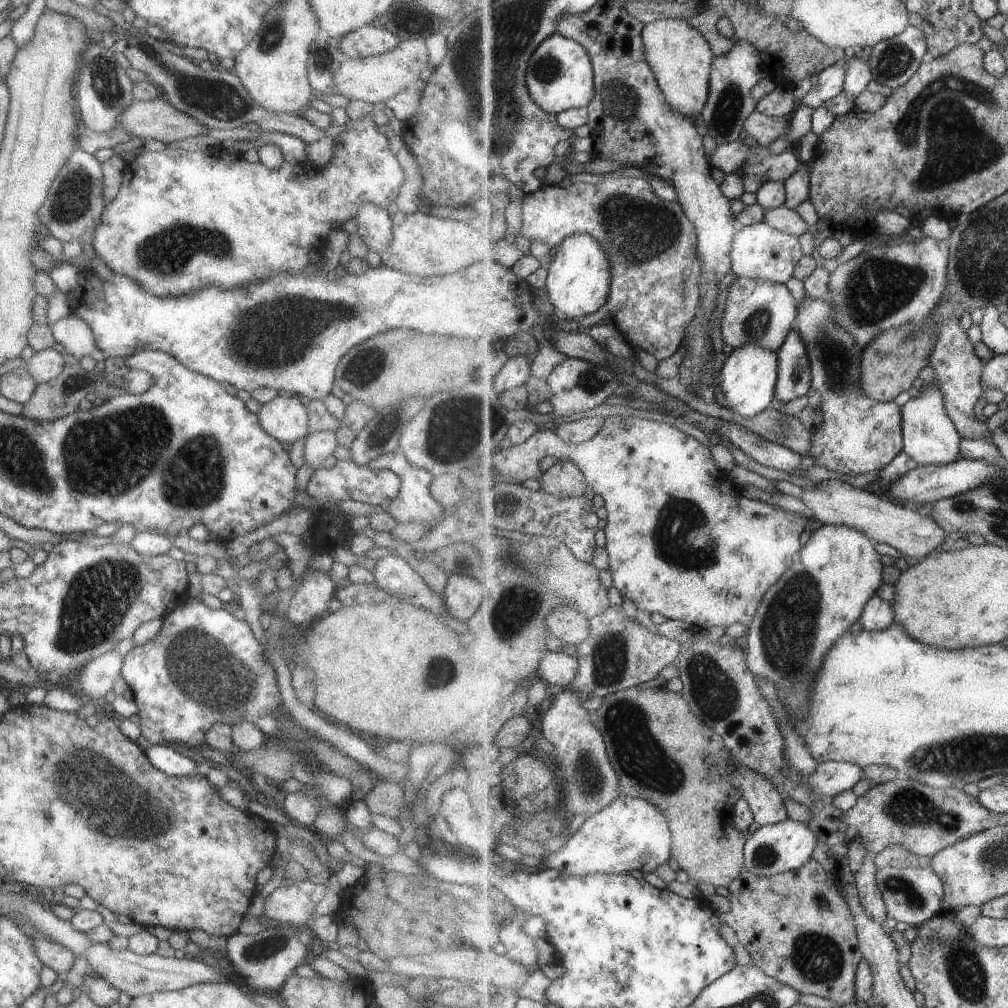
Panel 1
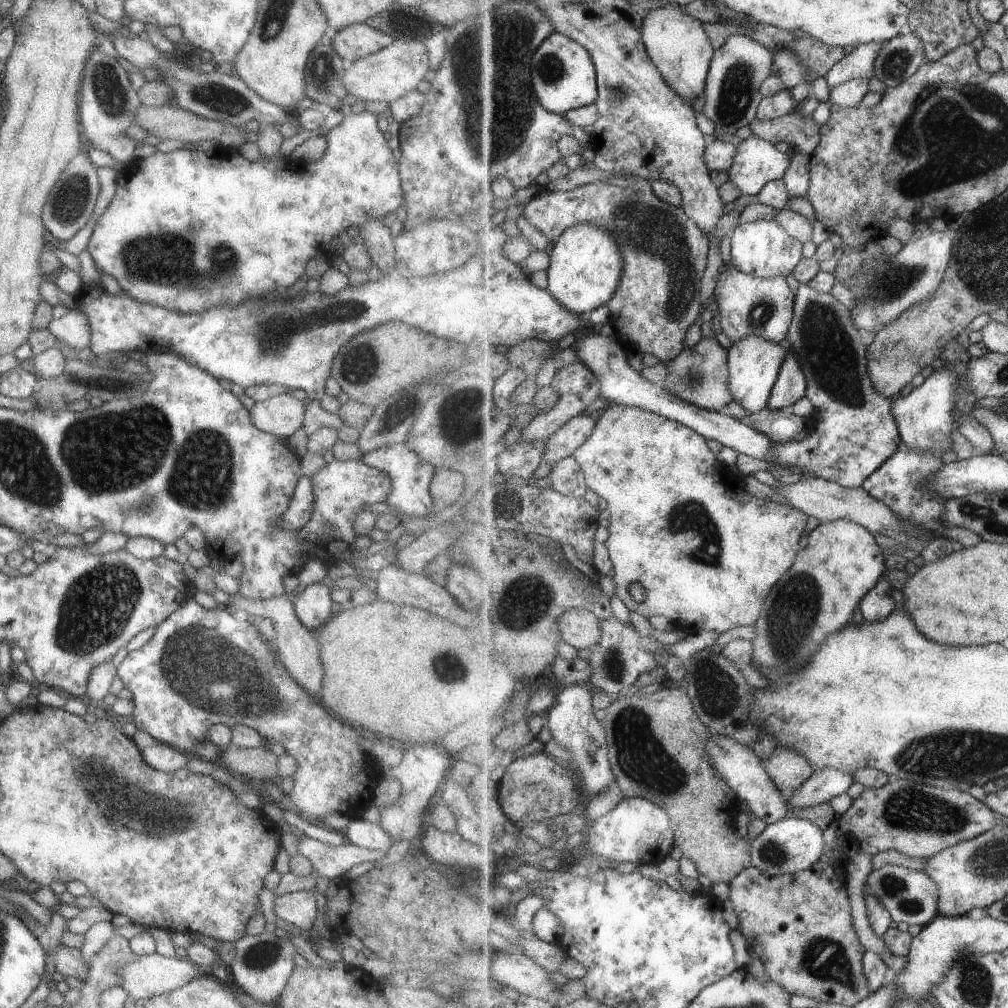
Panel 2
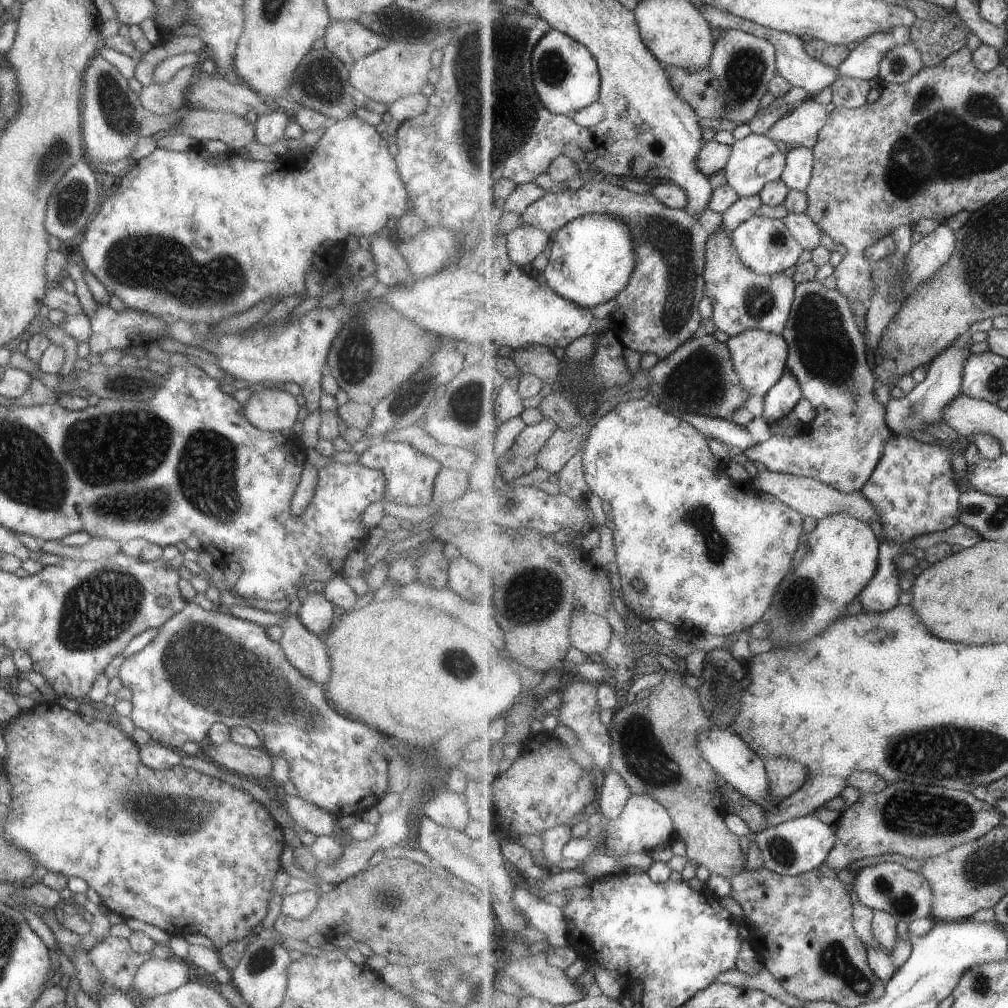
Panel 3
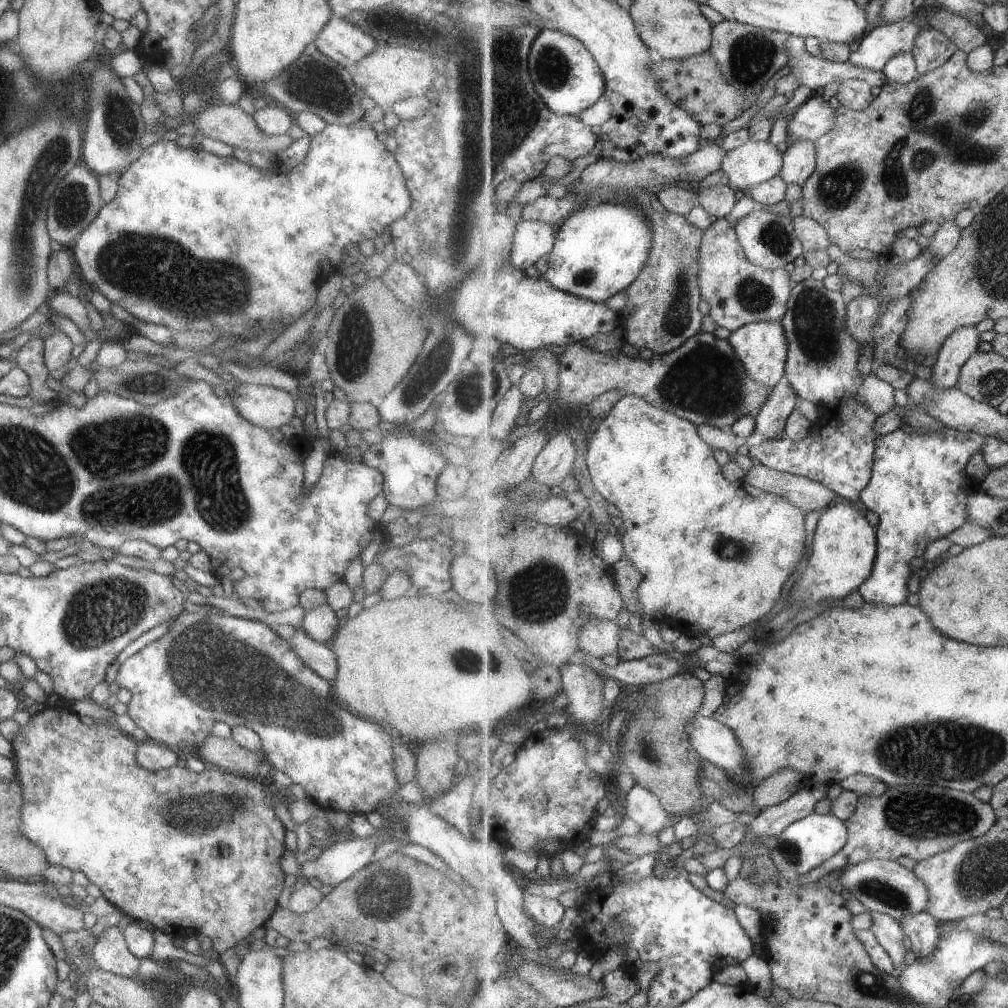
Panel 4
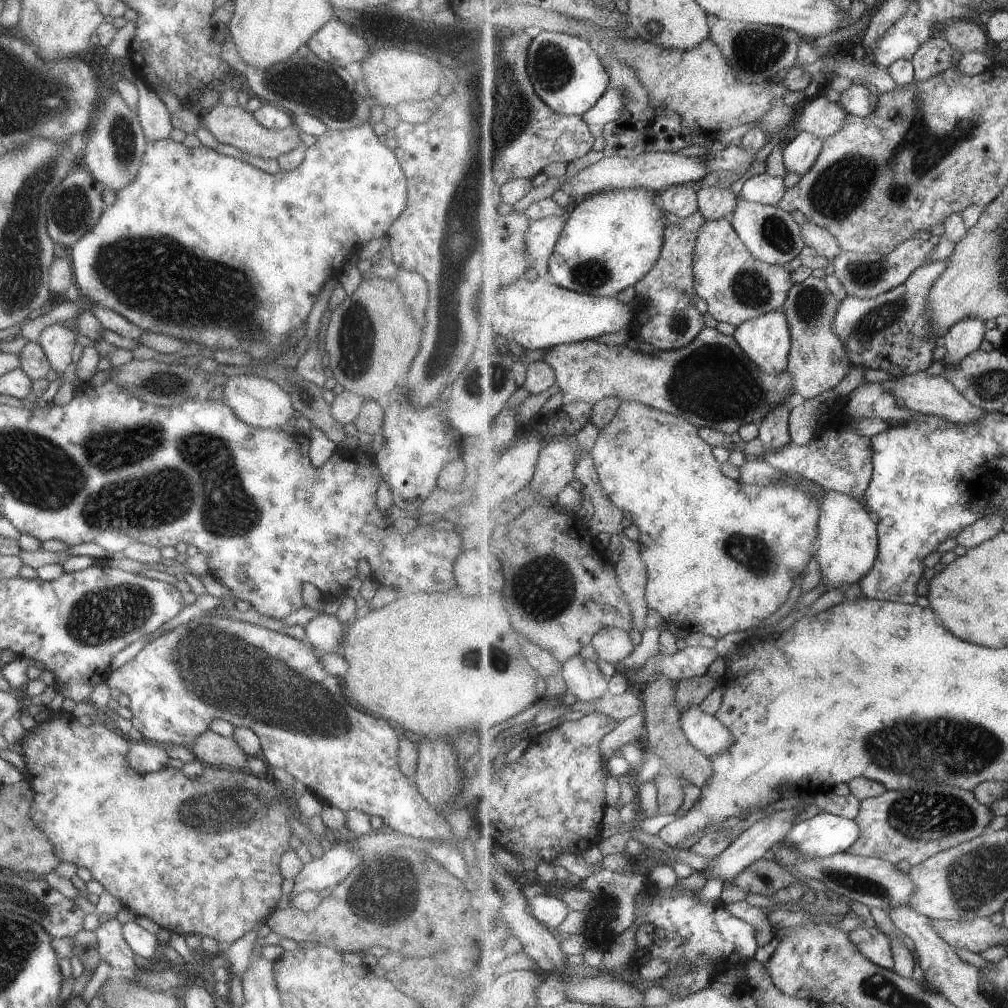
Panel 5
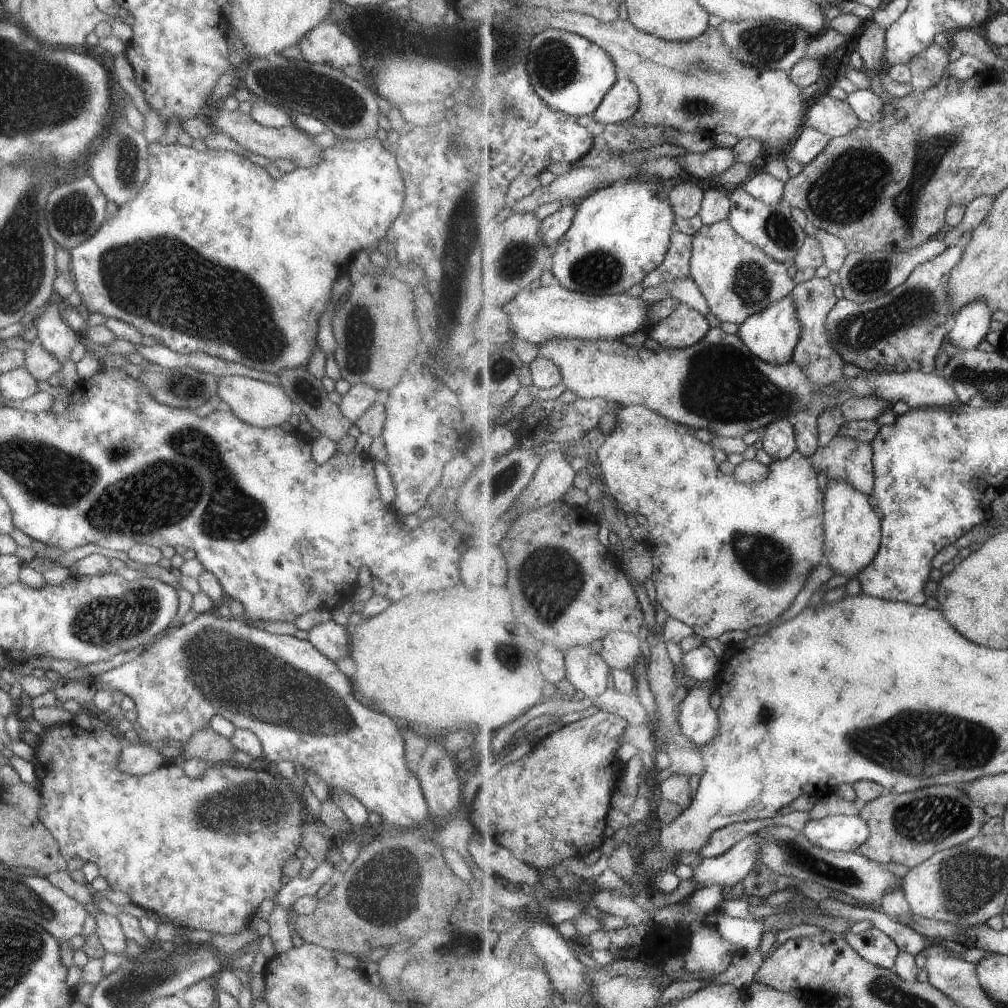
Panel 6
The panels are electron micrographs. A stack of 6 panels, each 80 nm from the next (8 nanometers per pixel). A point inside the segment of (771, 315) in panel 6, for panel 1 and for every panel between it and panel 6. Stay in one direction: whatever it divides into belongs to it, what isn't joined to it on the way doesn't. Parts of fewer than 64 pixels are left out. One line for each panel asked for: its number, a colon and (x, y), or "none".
1: (749, 377)
2: (755, 362)
3: (761, 357)
4: (763, 347)
5: (767, 340)

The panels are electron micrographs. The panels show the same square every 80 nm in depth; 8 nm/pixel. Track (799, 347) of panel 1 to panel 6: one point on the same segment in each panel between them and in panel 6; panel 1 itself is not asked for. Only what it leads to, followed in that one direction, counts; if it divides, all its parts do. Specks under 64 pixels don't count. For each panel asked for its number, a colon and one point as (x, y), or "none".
2: (791, 387)
3: (779, 403)
4: (771, 421)
5: (774, 431)
6: (779, 441)

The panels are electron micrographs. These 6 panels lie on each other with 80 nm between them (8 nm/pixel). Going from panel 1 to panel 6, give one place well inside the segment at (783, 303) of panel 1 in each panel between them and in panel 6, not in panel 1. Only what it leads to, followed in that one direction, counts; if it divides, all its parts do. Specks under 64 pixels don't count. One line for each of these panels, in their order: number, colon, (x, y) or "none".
2: (746, 304)
3: (742, 298)
4: (739, 292)
5: (738, 287)
6: (738, 279)

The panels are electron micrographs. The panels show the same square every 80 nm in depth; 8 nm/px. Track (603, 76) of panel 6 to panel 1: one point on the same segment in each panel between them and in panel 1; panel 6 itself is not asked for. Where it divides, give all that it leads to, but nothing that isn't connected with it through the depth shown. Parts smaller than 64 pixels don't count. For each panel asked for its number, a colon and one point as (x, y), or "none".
1: (560, 77)
2: (564, 76)
3: (567, 78)
4: (566, 74)
5: (567, 72)

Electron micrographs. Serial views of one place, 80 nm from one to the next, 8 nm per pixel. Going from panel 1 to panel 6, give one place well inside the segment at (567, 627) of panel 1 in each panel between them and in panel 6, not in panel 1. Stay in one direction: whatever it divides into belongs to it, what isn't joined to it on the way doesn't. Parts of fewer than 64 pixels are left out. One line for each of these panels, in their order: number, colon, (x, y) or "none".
2: (581, 628)
3: (591, 633)
4: (600, 638)
5: (612, 644)
6: (621, 650)

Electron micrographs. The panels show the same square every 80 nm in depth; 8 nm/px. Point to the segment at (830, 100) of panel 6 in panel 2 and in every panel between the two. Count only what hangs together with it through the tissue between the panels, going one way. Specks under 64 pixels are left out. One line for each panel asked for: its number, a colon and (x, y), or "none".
2: (802, 133)
3: (801, 127)
4: (815, 117)
5: (823, 118)

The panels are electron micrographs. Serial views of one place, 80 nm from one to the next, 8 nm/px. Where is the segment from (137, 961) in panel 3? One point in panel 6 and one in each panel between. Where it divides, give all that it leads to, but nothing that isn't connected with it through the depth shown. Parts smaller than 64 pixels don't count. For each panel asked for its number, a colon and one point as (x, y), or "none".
4: (109, 953)
5: (112, 949)
6: (107, 930)

